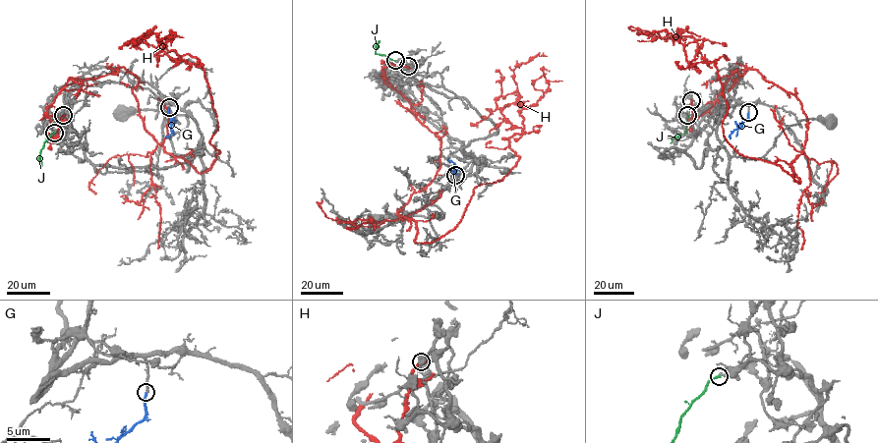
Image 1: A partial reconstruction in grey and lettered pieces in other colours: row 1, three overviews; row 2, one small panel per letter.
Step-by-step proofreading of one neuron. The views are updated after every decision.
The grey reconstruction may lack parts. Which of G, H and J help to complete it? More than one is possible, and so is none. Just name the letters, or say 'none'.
G

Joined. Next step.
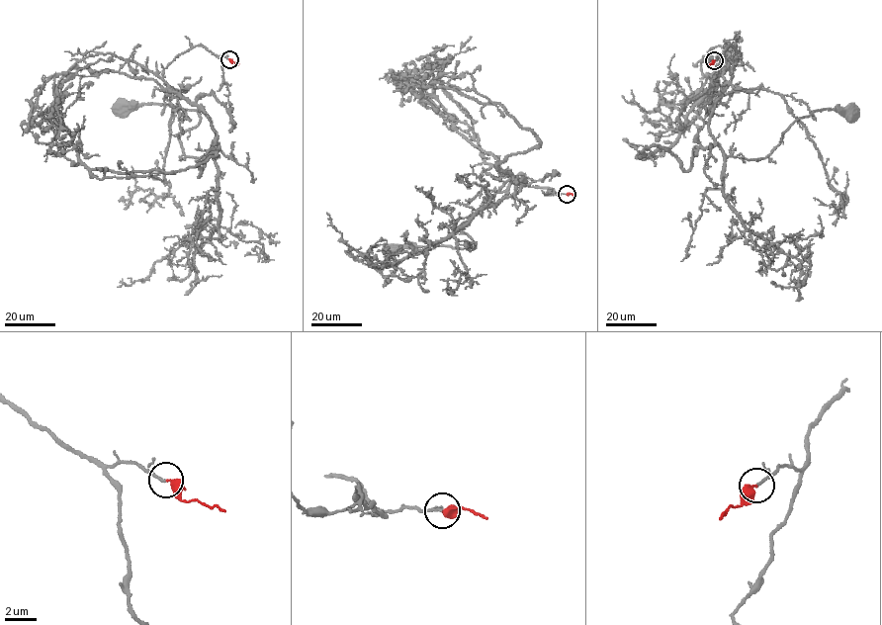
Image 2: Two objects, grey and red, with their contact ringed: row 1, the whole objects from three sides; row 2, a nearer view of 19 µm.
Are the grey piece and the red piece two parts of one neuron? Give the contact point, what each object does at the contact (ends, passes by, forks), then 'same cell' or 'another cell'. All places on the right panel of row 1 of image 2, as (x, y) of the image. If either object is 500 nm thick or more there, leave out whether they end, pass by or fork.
at (714, 60); grey ends there; red ends there; same cell

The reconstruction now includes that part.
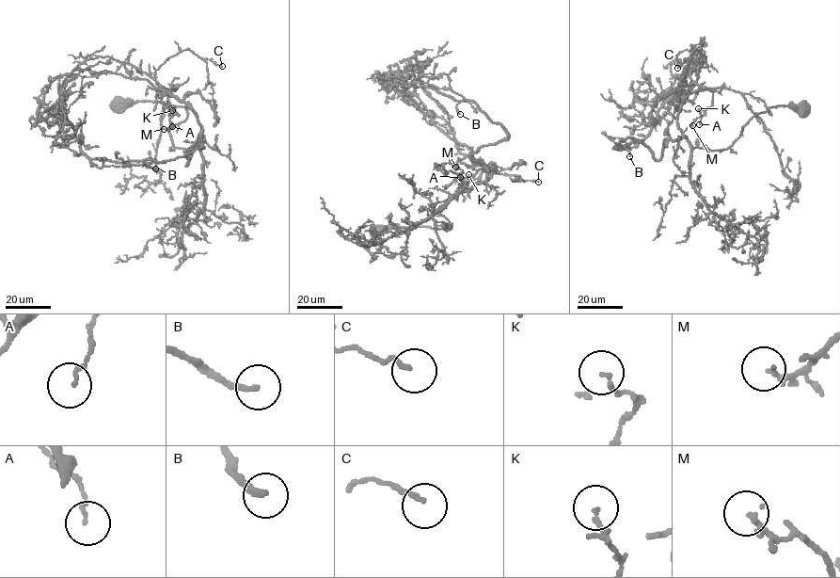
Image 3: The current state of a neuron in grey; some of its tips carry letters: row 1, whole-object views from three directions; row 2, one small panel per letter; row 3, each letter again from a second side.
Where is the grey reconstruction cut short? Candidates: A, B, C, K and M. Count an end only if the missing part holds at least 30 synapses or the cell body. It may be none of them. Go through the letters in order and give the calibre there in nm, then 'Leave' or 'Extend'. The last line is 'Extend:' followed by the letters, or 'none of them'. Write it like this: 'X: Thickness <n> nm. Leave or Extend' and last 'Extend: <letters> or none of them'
A: Thickness 100 nm. Leave
B: Thickness 200 nm. Extend
C: Thickness 120 nm. Leave
K: Thickness 120 nm. Leave
M: Thickness 160 nm. Leave
Extend: B

